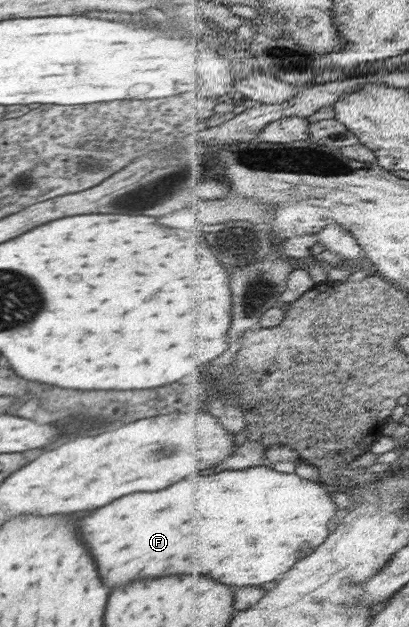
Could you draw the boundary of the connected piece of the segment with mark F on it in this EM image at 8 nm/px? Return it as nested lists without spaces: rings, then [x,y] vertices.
[[[269,465],[251,467],[245,471],[223,471],[219,475],[209,475],[209,477],[187,477],[159,493],[131,493],[127,497],[121,497],[101,509],[95,509],[93,513],[83,516],[81,525],[79,525],[79,533],[81,539],[85,541],[87,549],[91,551],[93,559],[97,561],[97,571],[101,575],[101,581],[105,583],[105,587],[121,587],[125,583],[133,583],[133,581],[141,581],[141,579],[149,579],[149,577],[167,577],[167,575],[187,575],[187,573],[205,573],[225,585],[237,585],[237,587],[245,587],[245,585],[265,585],[269,581],[275,581],[281,573],[291,571],[301,559],[303,559],[303,545],[305,545],[305,557],[313,555],[315,549],[320,548],[327,537],[334,532],[333,519],[337,517],[344,502],[340,495],[331,490],[328,485],[315,480],[303,478],[299,473],[281,473],[277,469],[271,468]]]

